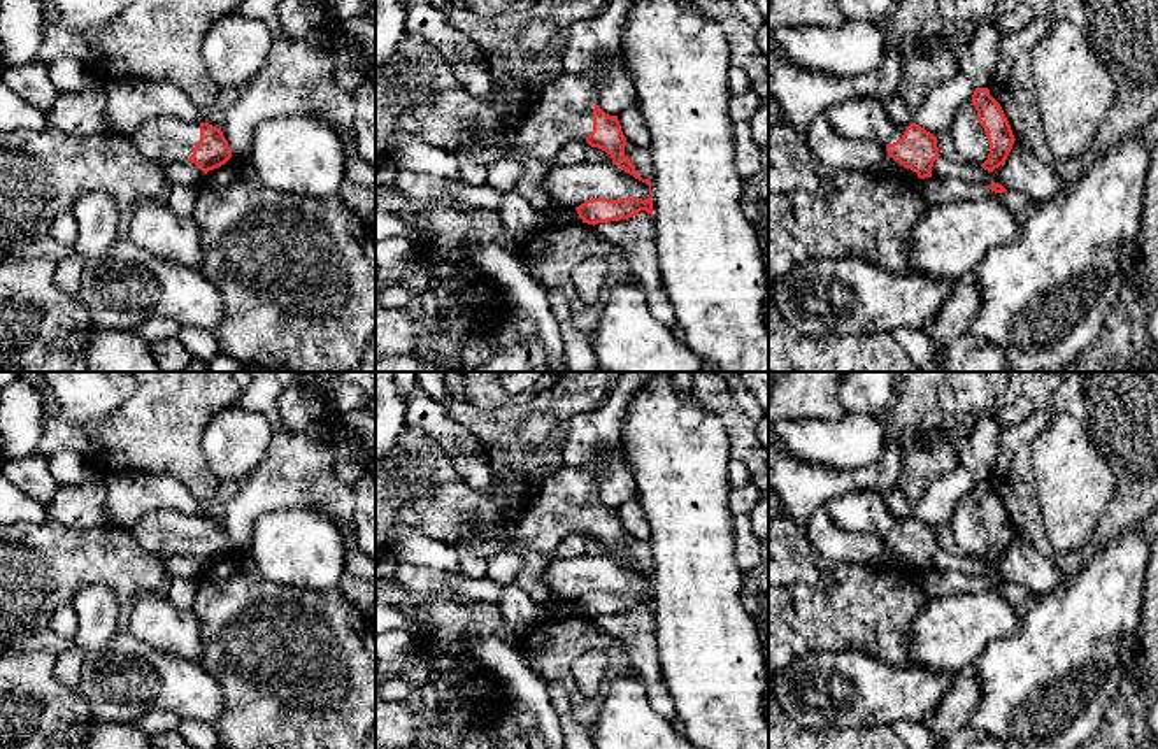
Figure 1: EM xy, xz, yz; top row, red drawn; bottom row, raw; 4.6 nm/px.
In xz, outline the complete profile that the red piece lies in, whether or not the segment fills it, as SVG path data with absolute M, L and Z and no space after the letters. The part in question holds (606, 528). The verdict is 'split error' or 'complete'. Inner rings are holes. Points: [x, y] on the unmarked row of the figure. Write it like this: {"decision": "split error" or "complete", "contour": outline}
{"decision": "split error", "contour": "M621 446L602 453L586 465L565 463L553 477L546 479L530 502L528 510L514 524L509 539L495 540L484 535L474 539L474 553L488 560L502 549L523 554L539 551L551 556L558 544L572 535L588 535L605 544L612 556L649 579L649 591L591 591L575 600L583 616L598 617L619 614L646 603L653 609L651 574L642 572L632 553L625 549L626 531L618 509L605 507L598 498L598 475L612 461L626 461Z"}

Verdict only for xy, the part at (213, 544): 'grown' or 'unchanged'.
grown

